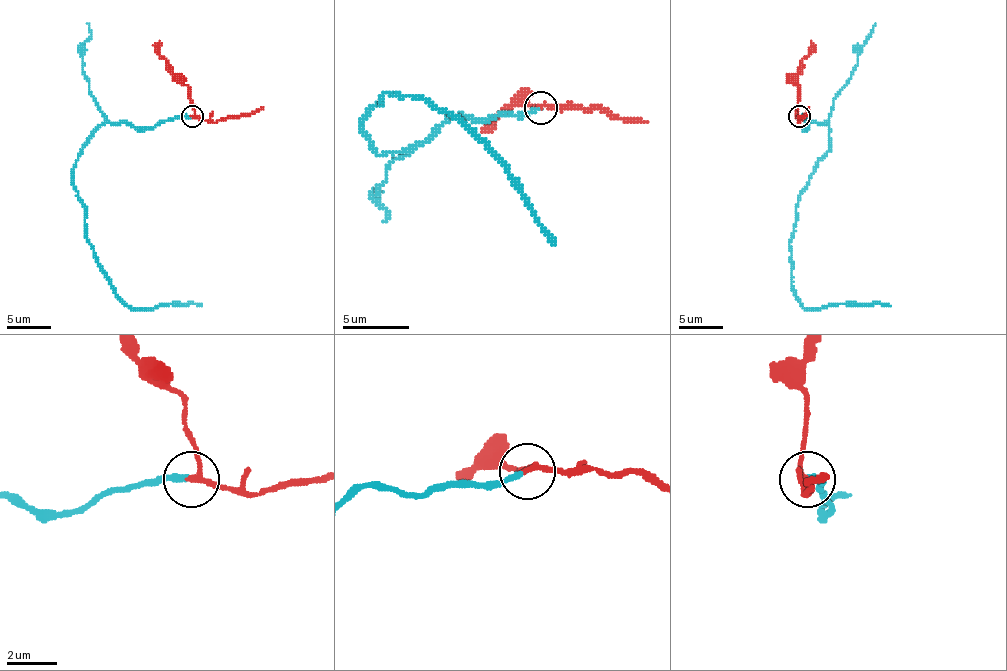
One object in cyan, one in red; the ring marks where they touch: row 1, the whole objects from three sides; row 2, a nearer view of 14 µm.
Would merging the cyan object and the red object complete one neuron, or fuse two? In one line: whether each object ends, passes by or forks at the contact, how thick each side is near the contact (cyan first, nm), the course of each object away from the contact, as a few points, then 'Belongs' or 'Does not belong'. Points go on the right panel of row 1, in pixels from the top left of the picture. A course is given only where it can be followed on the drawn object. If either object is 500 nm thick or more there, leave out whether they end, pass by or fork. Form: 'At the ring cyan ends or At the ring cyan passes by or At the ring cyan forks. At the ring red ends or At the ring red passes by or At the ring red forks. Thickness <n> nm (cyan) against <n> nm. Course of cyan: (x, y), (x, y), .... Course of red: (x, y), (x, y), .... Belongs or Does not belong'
At the ring cyan ends. At the ring red passes by. Thickness 240 nm (cyan) against 190 nm. Course of cyan: (800, 116), (804, 127), (824, 122), (831, 147), (795, 208), (791, 290), (804, 308), (840, 303), (890, 306). Course of red: (800, 116), (798, 67), (813, 43). Belongs

